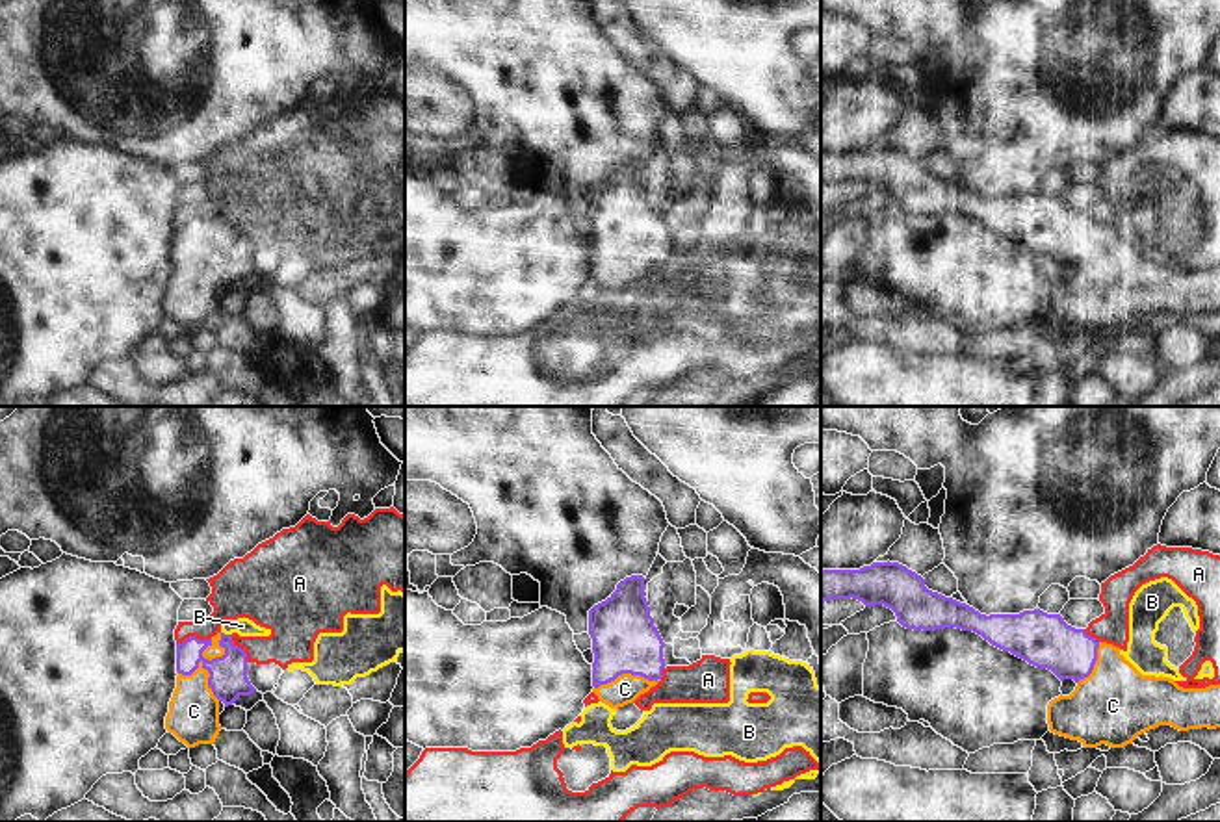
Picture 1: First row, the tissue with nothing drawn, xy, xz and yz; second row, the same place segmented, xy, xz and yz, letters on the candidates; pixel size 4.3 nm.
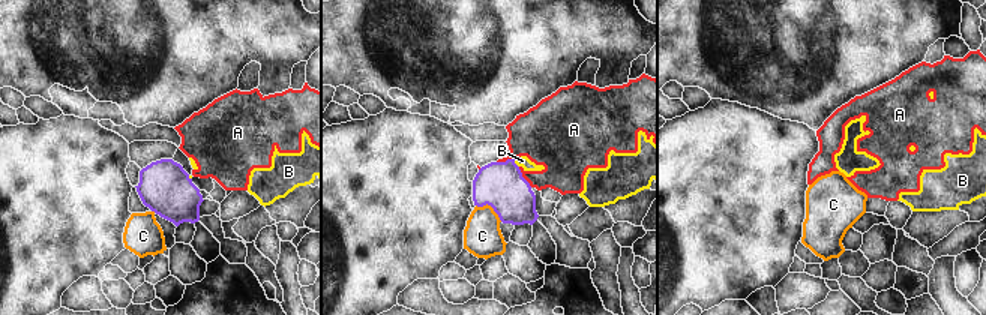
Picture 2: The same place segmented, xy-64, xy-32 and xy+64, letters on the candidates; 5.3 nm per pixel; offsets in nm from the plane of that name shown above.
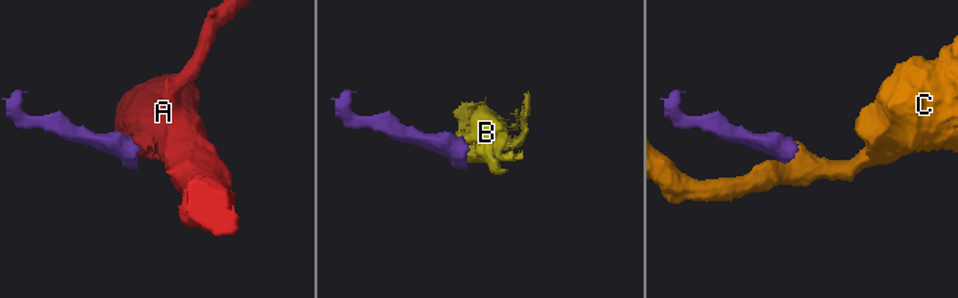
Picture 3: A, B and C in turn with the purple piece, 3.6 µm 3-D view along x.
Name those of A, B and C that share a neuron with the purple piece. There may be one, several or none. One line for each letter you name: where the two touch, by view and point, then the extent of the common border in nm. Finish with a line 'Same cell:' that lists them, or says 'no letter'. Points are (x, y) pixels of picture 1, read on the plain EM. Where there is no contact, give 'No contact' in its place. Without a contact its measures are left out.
C: Touches purple at xy (205, 244). Shared border 300 nm
Same cell: C

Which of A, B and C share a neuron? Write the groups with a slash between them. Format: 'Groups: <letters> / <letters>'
Groups: A B / C

